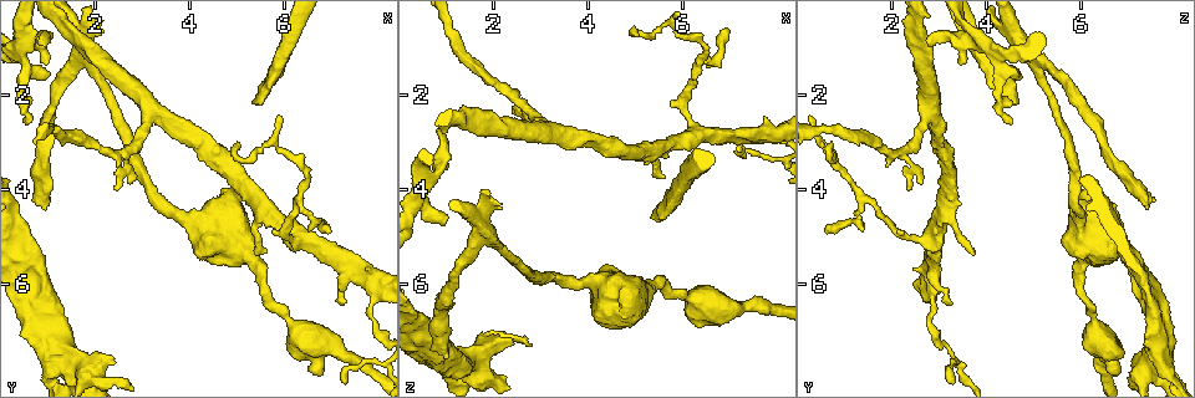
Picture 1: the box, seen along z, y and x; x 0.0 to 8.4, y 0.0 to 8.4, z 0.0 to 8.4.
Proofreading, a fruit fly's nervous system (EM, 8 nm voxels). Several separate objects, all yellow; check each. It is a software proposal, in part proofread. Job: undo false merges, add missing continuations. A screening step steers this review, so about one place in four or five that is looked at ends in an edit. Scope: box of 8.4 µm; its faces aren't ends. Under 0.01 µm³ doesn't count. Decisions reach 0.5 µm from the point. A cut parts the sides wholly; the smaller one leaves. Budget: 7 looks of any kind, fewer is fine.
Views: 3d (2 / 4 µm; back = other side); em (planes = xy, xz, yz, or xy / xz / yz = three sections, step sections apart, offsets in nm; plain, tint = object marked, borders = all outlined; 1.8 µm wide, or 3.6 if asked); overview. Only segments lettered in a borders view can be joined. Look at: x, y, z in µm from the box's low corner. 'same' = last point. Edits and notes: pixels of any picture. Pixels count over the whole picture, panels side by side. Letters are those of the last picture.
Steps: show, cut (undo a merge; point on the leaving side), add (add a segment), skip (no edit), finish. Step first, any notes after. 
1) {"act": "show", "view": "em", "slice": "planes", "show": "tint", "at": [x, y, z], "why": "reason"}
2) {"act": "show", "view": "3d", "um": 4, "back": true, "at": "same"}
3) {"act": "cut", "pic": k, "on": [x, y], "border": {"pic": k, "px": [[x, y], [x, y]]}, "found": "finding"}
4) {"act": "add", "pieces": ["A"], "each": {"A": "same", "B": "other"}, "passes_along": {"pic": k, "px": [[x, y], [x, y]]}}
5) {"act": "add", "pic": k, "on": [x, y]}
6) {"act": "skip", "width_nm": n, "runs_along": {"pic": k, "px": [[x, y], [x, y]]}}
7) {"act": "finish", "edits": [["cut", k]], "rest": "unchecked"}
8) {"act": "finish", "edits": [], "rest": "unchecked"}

{"act": "show", "view": "em", "slice": "xz", "step": 16, "show": "borders", "at": [1.00, 4.25, 7.50], "why": "end of a long branch"}

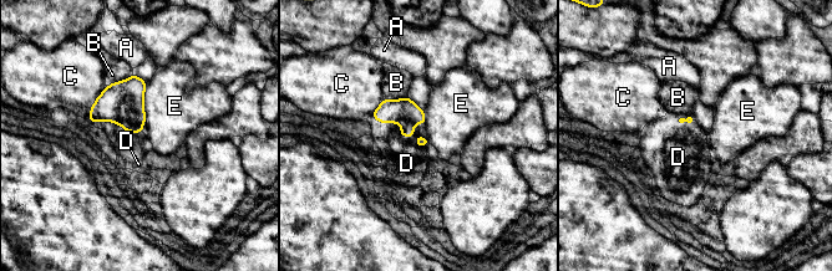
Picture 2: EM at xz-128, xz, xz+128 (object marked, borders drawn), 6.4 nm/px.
{"act": "add", "pic": 2, "on": [406, 163], "longest_contact_nm": ["D", 420], "each": {"A": "other", "B": "other", "C": "other", "D": "same", "E": "other"}, "passes_along": {"pic": 2, "px": [[405, 112], [401, 131], [406, 163]]}, "found": "it goes on there"}

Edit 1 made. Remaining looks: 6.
{"act": "show", "view": "overview"}

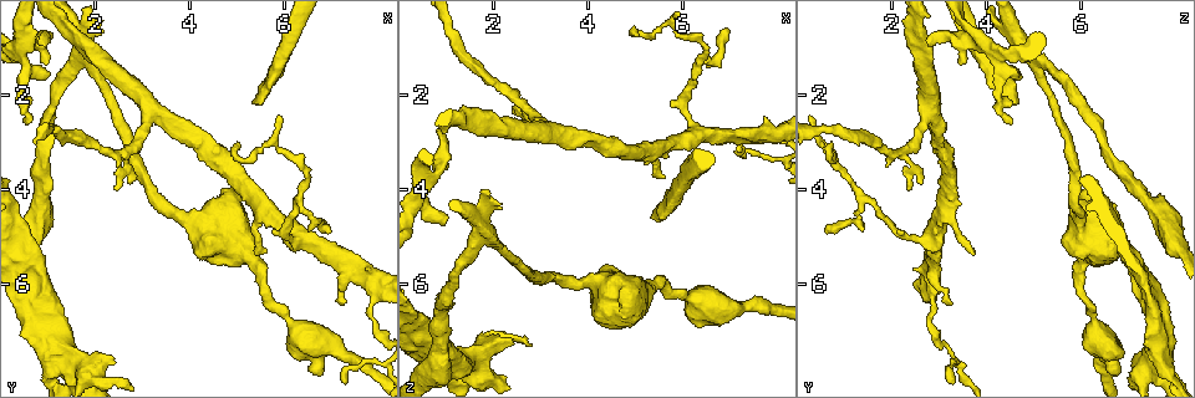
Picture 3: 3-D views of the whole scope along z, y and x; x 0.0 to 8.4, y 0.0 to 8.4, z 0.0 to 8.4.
{"act": "show", "view": "em", "slice": "planes", "show": "plain", "at": [0.60, 2.65, 4.55], "why": "free end"}

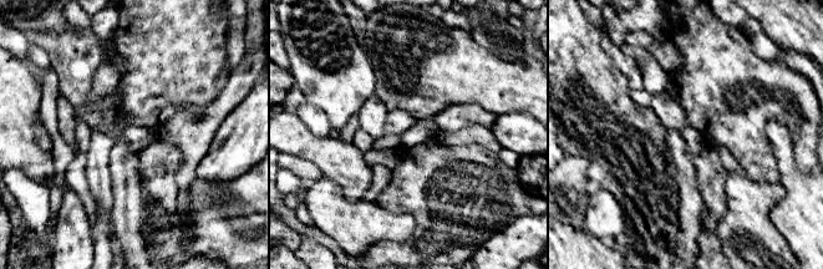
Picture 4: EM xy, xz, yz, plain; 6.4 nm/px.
{"act": "show", "view": "em", "slice": "planes", "show": "borders", "at": "same", "why": "what lies round it"}

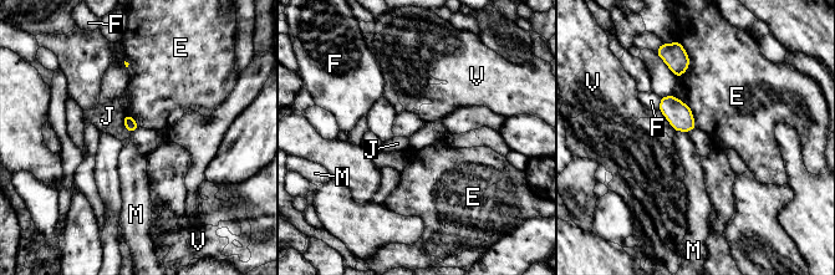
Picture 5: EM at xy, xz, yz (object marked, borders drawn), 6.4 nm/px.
{"act": "skip", "each": {"E": "other", "F": "other", "J": "other", "M": "other", "V": "other"}, "border": {"pic": 5, "px": [[676, 130], [687, 132]]}, "found": "no lettered segment goes on from it"}

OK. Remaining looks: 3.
{"act": "show", "view": "3d", "um": 4, "at": [6.35, 5.05, 2.80], "why": "thick turns thin"}

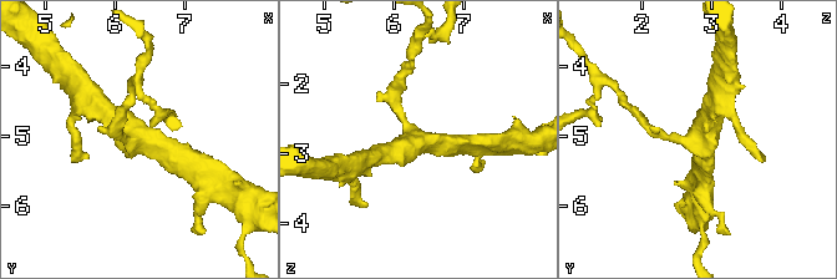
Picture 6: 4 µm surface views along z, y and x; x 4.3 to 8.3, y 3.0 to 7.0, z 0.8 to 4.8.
{"act": "show", "view": "em", "slice": "planes", "show": "borders", "at": [6.30, 5.00, 2.80], "arms": 3, "why": "need the tissue"}

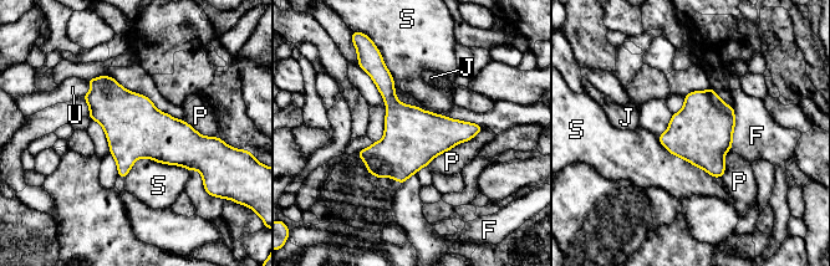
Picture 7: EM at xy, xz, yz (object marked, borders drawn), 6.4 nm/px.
{"act": "skip", "each": {"F": "other", "J": "other", "P": "other", "S": "other", "U": "other"}, "border": {"pic": 7, "px": [[188, 170], [138, 158], [125, 178]]}, "found": "one neuron here"}

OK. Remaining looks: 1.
{"act": "finish", "edits": [["add", 2]], "rest": "unchecked"}

